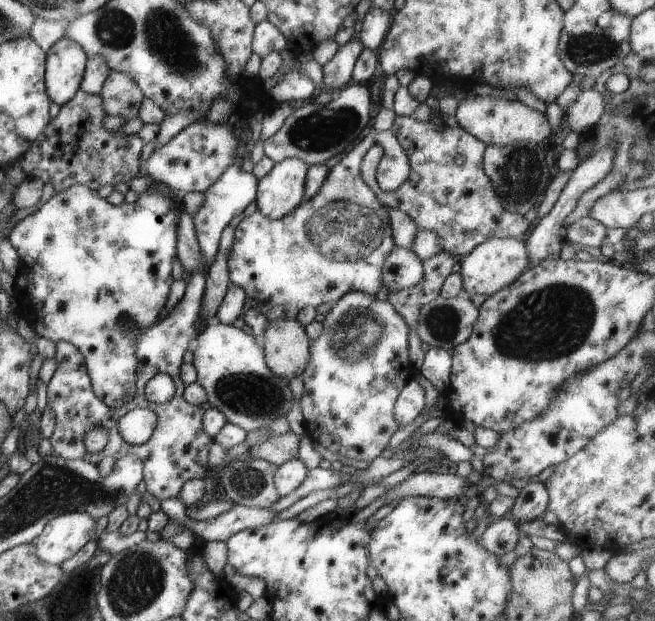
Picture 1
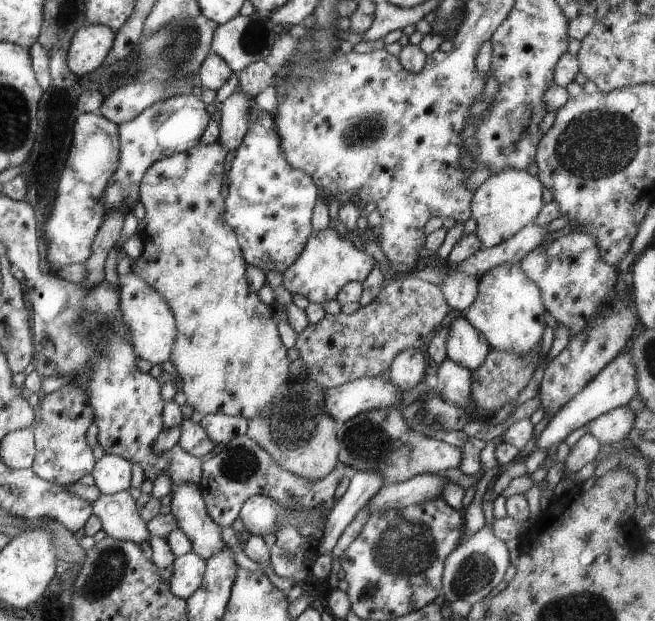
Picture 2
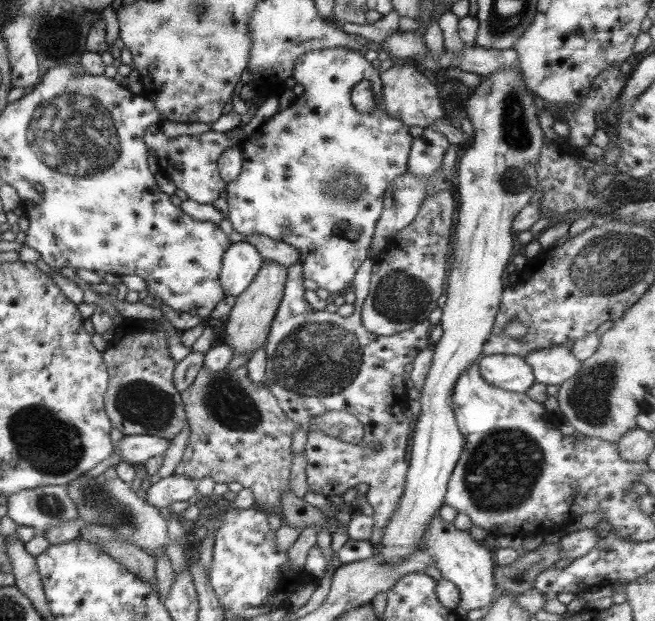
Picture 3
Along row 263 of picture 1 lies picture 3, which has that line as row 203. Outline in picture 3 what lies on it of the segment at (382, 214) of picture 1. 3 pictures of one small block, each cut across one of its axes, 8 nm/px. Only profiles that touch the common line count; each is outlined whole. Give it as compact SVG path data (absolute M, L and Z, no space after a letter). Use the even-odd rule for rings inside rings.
M321 48L309 50L301 56L297 56L297 60L293 62L293 74L297 86L296 99L285 110L279 111L271 115L267 121L259 123L255 131L244 137L239 143L241 151L241 172L237 175L235 180L226 184L225 202L228 204L226 219L231 222L232 230L239 234L249 234L257 232L257 234L264 234L273 240L285 242L289 246L293 246L297 250L298 261L302 266L302 277L309 278L317 284L319 289L323 289L327 293L343 293L349 283L353 282L353 275L357 267L367 258L370 242L375 230L375 223L379 218L382 209L382 198L385 188L389 186L389 182L399 176L401 172L406 170L406 160L410 151L410 146L413 138L409 134L408 127L406 127L401 120L389 118L387 114L382 112L382 103L380 102L381 81L379 72L373 68L370 62L363 58L363 52L354 51L352 48ZM360 80L369 80L371 82L371 93L374 97L374 110L369 113L357 113L353 109L350 102L351 91L353 86Z

